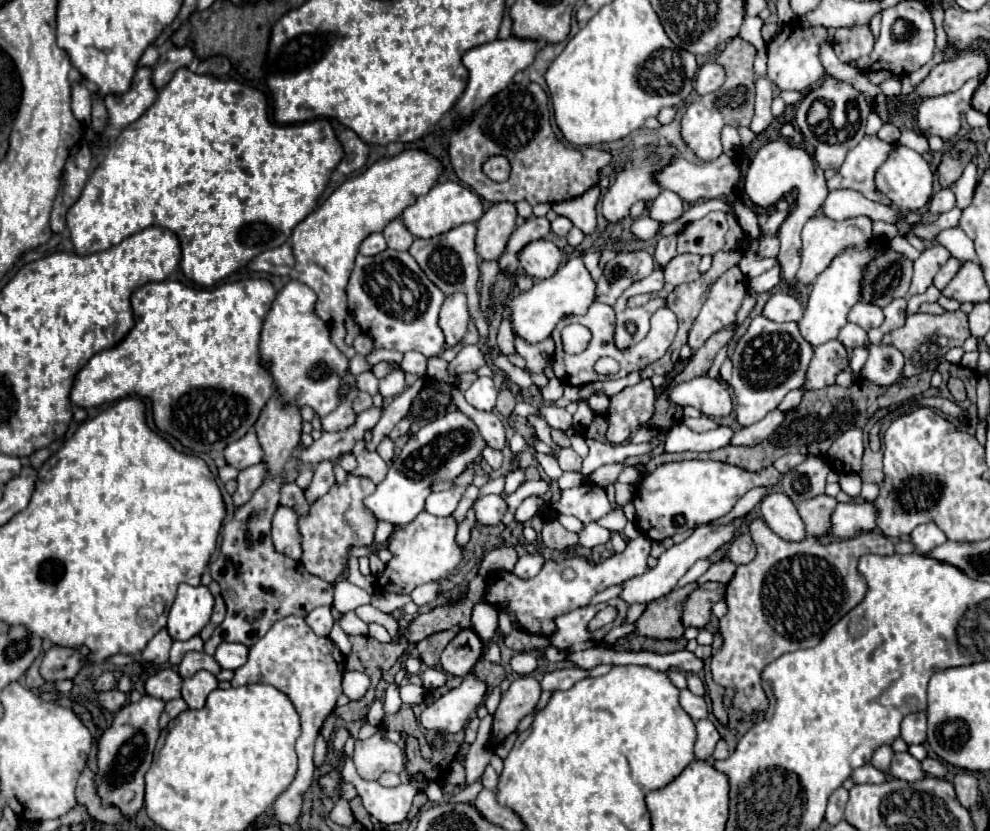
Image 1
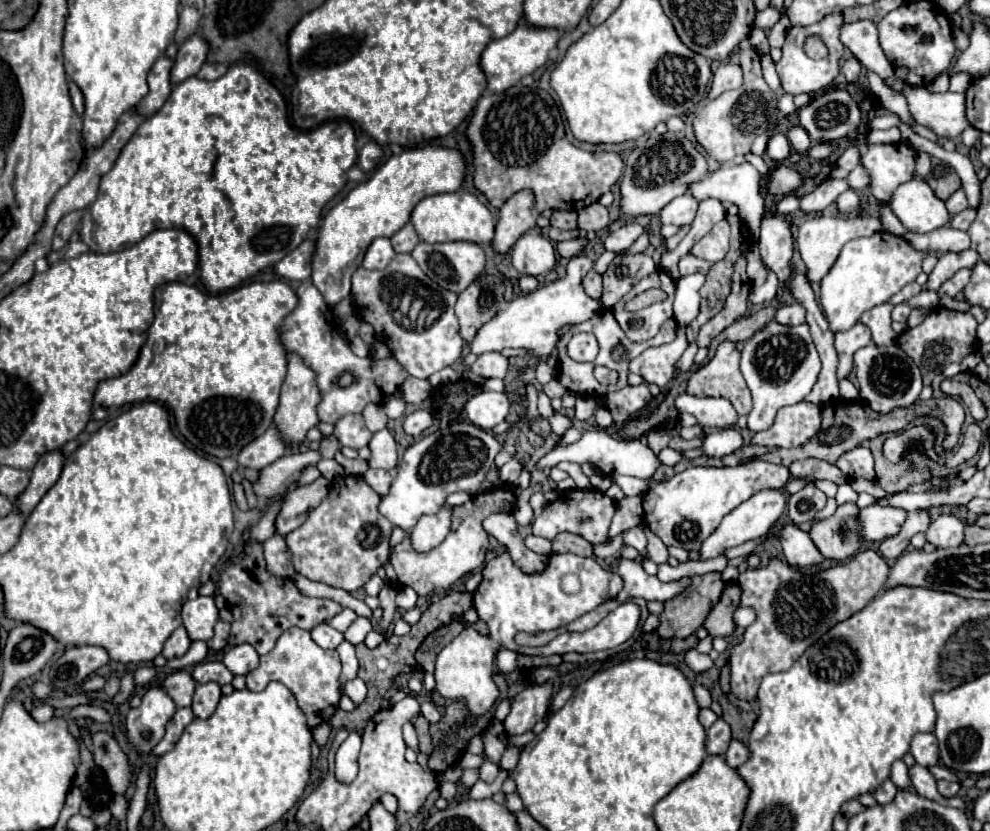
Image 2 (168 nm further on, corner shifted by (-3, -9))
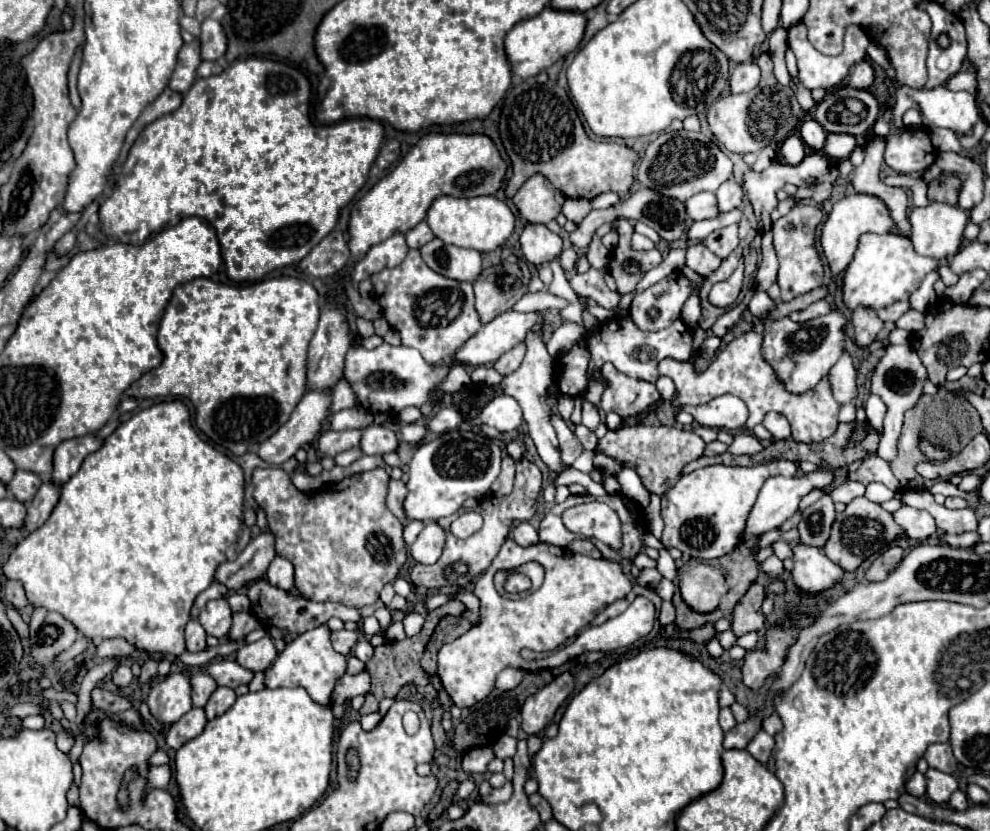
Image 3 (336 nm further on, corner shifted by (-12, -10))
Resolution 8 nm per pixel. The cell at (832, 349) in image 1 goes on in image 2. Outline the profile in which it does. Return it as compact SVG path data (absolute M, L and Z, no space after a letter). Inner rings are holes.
M855 323L847 331L835 333L835 349L839 353L839 379L845 379L853 369L853 355L857 349L871 343L871 331L863 323Z

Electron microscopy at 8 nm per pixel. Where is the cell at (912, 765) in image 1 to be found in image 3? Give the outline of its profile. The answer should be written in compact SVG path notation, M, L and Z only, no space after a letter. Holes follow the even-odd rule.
M928 768L926 776L926 794L936 802L936 804L946 804L950 794L958 788L958 782L952 774Z

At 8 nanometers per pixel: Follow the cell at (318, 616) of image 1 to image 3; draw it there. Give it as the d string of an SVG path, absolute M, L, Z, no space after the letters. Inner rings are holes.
M340 630L340 632L332 632L330 640L332 640L332 646L334 646L336 652L340 652L344 656L350 656L354 644L358 642L358 634L350 632L350 630Z

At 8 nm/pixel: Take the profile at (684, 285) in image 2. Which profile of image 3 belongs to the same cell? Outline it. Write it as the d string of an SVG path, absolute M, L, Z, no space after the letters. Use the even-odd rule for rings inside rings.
M684 268L682 274L686 274L686 278L692 284L692 294L686 300L686 304L682 306L682 320L686 322L686 326L696 328L698 320L702 316L702 302L700 302L700 282L702 282L702 278L698 274L694 274L694 270L690 270L690 268Z

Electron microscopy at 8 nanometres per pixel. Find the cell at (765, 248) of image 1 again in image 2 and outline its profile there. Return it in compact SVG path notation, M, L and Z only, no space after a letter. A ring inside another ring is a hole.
M771 215L763 219L759 249L763 263L777 275L779 287L783 289L793 275L793 233L791 223L783 215Z

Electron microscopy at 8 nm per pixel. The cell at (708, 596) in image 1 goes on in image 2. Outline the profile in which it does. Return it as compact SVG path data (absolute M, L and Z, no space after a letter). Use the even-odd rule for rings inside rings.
M731 583L725 587L725 593L721 595L721 601L713 607L713 613L709 613L709 621L705 621L705 627L709 635L713 637L727 637L735 631L733 613L739 607L741 601L741 587L737 583Z

